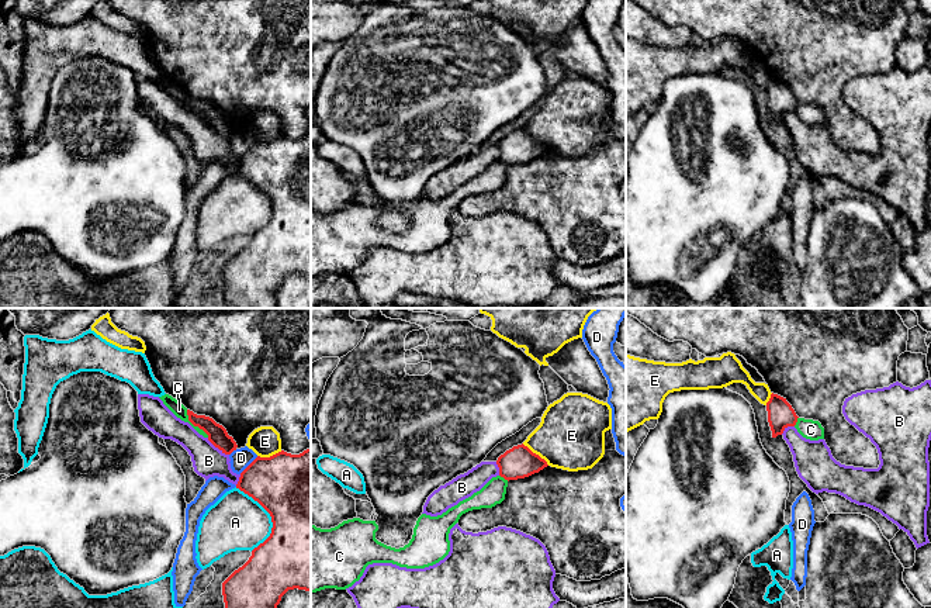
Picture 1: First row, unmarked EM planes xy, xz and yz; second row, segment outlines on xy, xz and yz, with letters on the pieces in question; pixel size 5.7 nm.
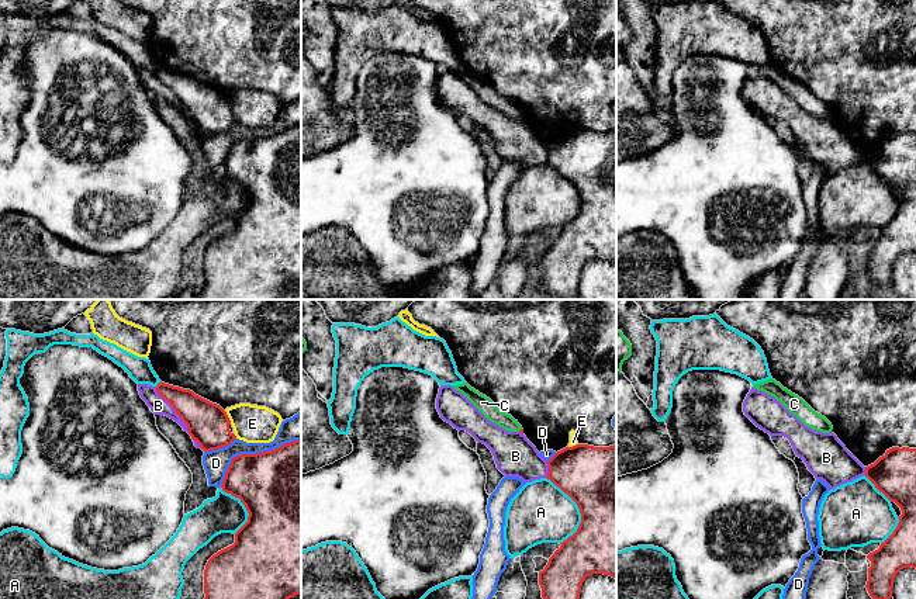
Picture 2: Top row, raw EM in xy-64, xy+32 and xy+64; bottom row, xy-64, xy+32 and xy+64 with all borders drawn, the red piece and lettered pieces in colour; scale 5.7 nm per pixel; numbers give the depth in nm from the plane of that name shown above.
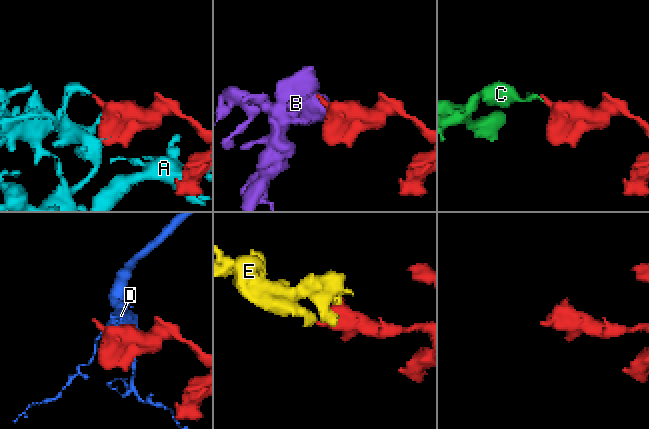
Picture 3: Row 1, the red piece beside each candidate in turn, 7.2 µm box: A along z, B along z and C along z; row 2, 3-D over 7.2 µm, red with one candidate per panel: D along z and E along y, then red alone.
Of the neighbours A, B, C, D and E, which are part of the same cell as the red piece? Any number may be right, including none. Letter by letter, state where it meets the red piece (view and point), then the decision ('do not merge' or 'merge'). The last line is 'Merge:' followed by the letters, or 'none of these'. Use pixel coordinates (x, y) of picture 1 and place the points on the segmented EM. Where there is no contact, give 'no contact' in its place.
A: contact xy (270, 515); do not merge
B: contact xy (218, 448); do not merge
C: contact xy (194, 425); do not merge
D: contact xy (249, 465); do not merge
E: contact xz (535, 453); do not merge
Merge: none of these

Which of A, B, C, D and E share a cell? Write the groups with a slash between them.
A / B E / C / D

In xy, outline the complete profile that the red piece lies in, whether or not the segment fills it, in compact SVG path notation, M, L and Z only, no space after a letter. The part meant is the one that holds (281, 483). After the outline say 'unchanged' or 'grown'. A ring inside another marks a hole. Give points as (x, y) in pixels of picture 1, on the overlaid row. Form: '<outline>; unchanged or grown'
M311 448L304 450L300 455L291 455L284 450L270 456L270 457L260 457L257 456L242 473L236 488L252 497L257 501L271 517L273 528L270 536L260 543L257 547L252 550L252 556L249 560L235 570L224 583L222 583L222 595L225 608L277 608L281 601L281 597L288 590L305 590L311 591Z; unchanged

